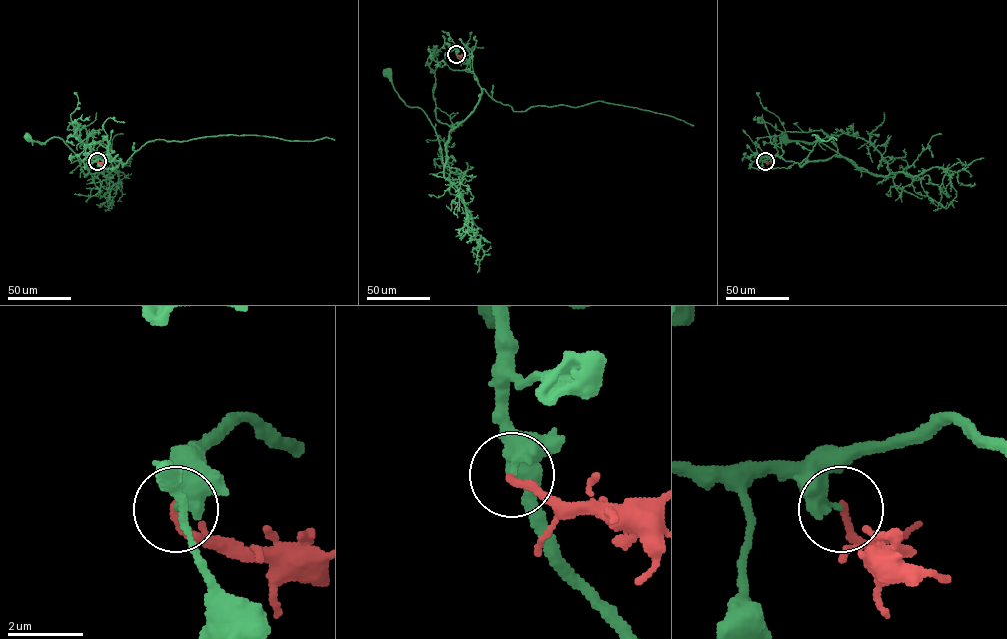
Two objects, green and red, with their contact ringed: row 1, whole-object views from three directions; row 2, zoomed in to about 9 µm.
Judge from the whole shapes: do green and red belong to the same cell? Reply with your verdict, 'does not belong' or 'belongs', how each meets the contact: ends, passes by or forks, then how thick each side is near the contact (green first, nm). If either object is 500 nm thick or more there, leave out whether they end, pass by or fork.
does not belong; green ends; red ends; calibres 360 and 220 nm

